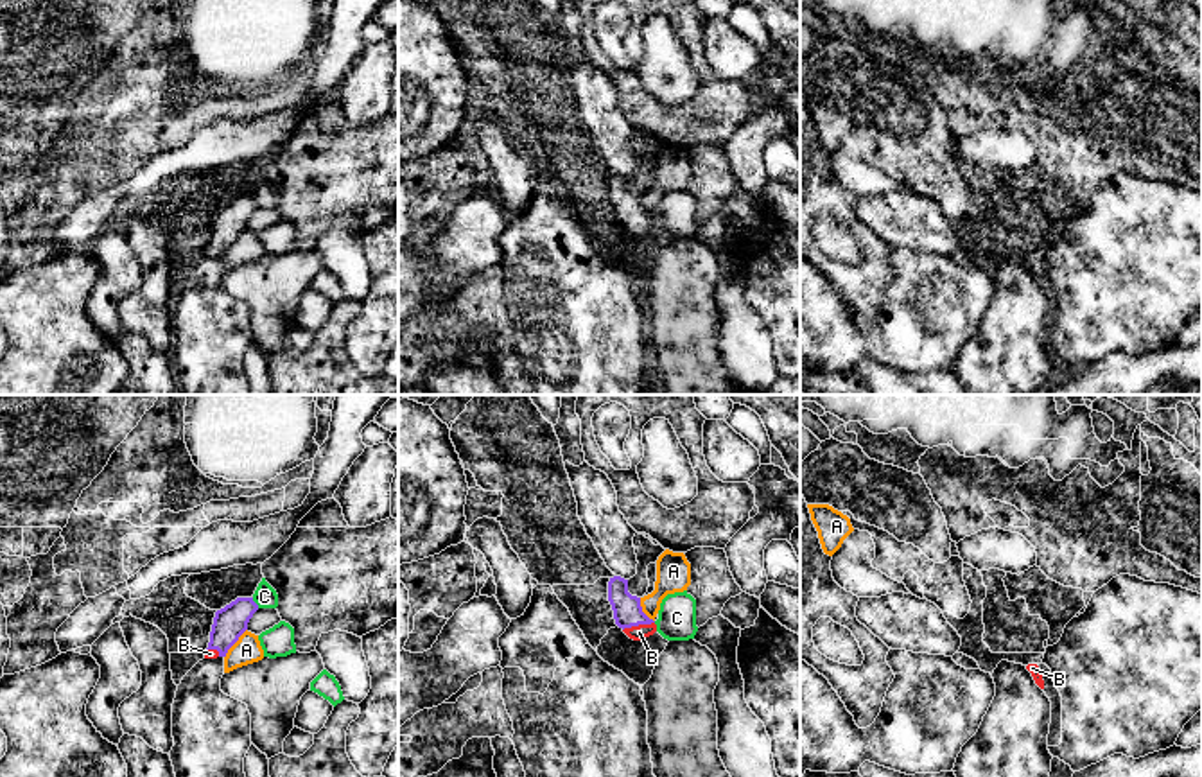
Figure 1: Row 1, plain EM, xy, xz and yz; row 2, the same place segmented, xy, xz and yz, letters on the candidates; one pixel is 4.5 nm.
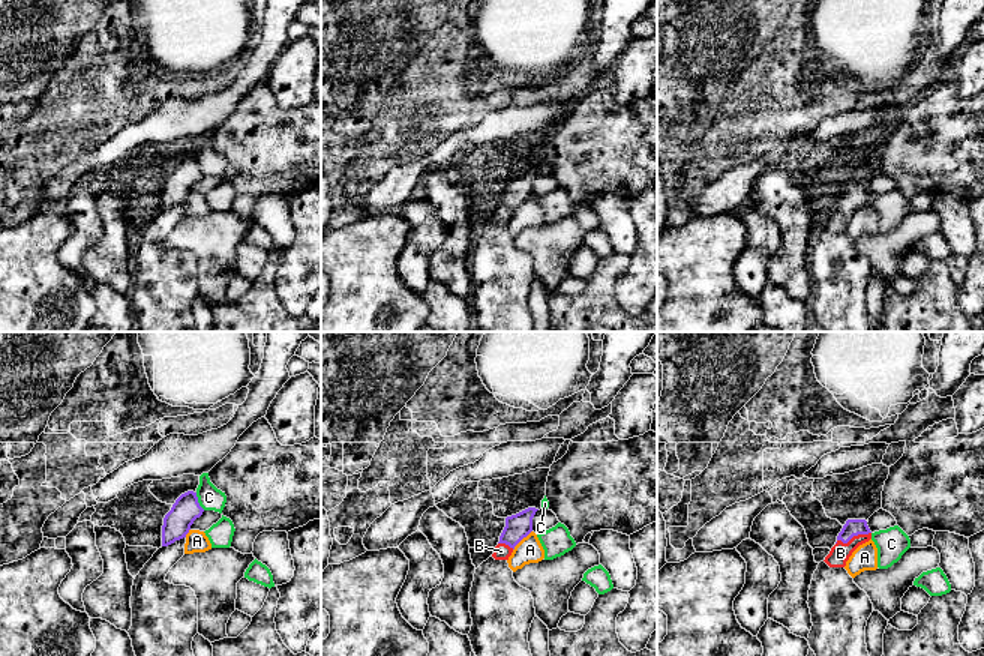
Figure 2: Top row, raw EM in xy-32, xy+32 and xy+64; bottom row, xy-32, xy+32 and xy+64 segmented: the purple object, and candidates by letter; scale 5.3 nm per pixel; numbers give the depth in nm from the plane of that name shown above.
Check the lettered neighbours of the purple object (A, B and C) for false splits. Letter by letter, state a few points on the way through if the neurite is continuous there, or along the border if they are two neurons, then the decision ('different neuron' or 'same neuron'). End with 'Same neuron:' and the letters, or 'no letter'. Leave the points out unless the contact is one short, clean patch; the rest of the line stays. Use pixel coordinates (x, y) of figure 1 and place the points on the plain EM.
A: border along xy (246, 226), (225, 255); different neuron
B: runs through xz (627, 207), (637, 223), (639, 230); same neuron
C: border along xy (252, 196), (259, 205); different neuron
Same neuron: B

